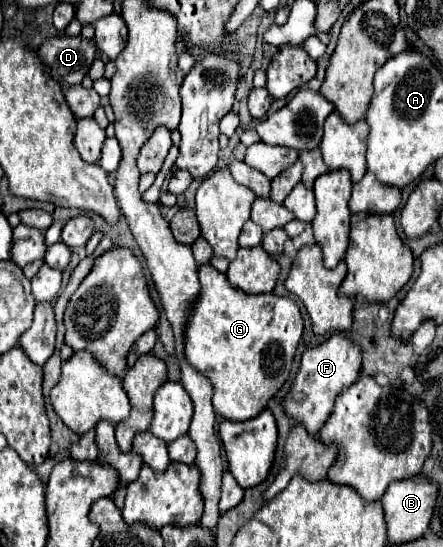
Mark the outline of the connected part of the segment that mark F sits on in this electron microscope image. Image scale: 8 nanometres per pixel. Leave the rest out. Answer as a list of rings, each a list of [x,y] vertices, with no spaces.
[[[336,333],[322,345],[306,349],[302,353],[302,363],[296,381],[292,383],[292,389],[284,399],[286,415],[292,417],[296,423],[302,423],[310,435],[316,435],[330,417],[334,401],[340,395],[340,391],[358,381],[360,369],[362,369],[362,347],[344,333]]]

